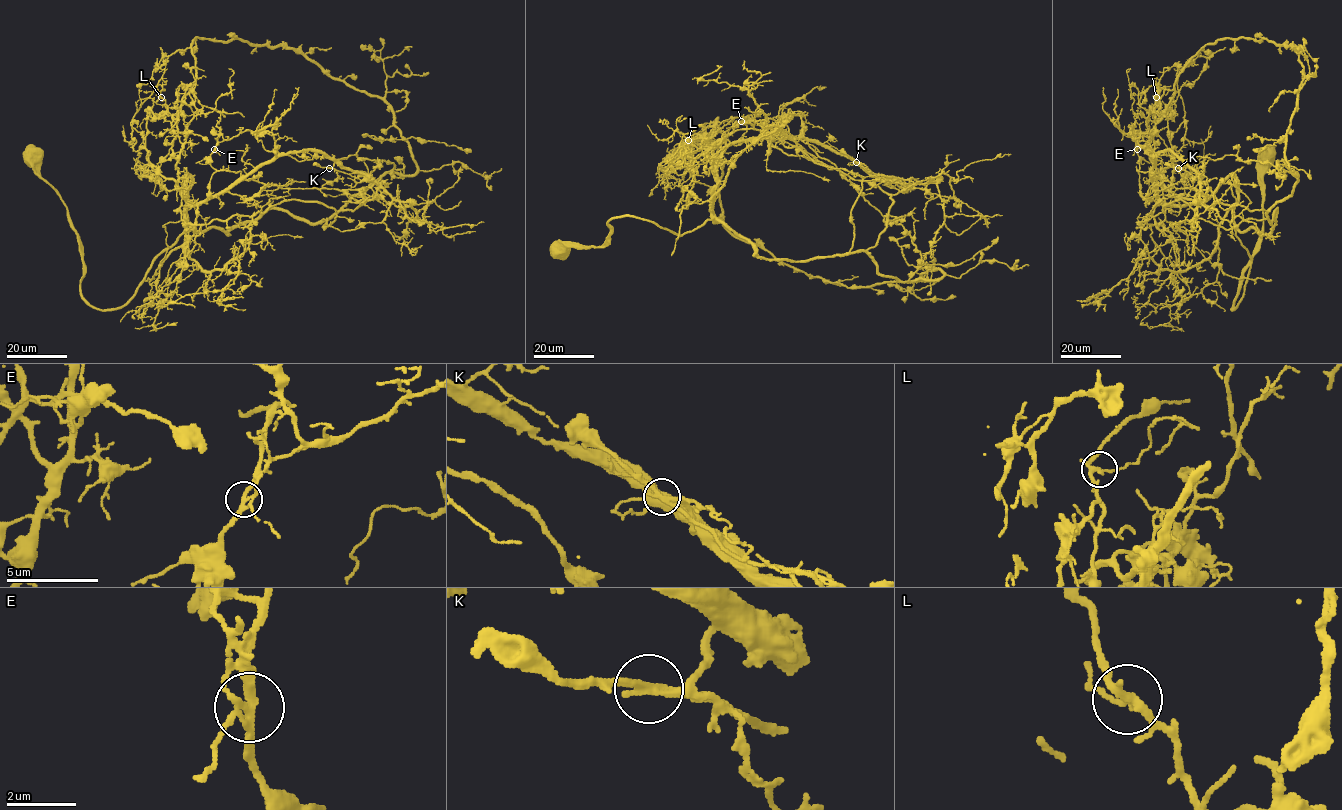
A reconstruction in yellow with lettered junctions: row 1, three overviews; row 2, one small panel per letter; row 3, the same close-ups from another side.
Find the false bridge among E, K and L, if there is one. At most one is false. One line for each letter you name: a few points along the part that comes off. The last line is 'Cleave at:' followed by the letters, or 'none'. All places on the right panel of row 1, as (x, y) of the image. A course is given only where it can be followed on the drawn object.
Cleave at: none

